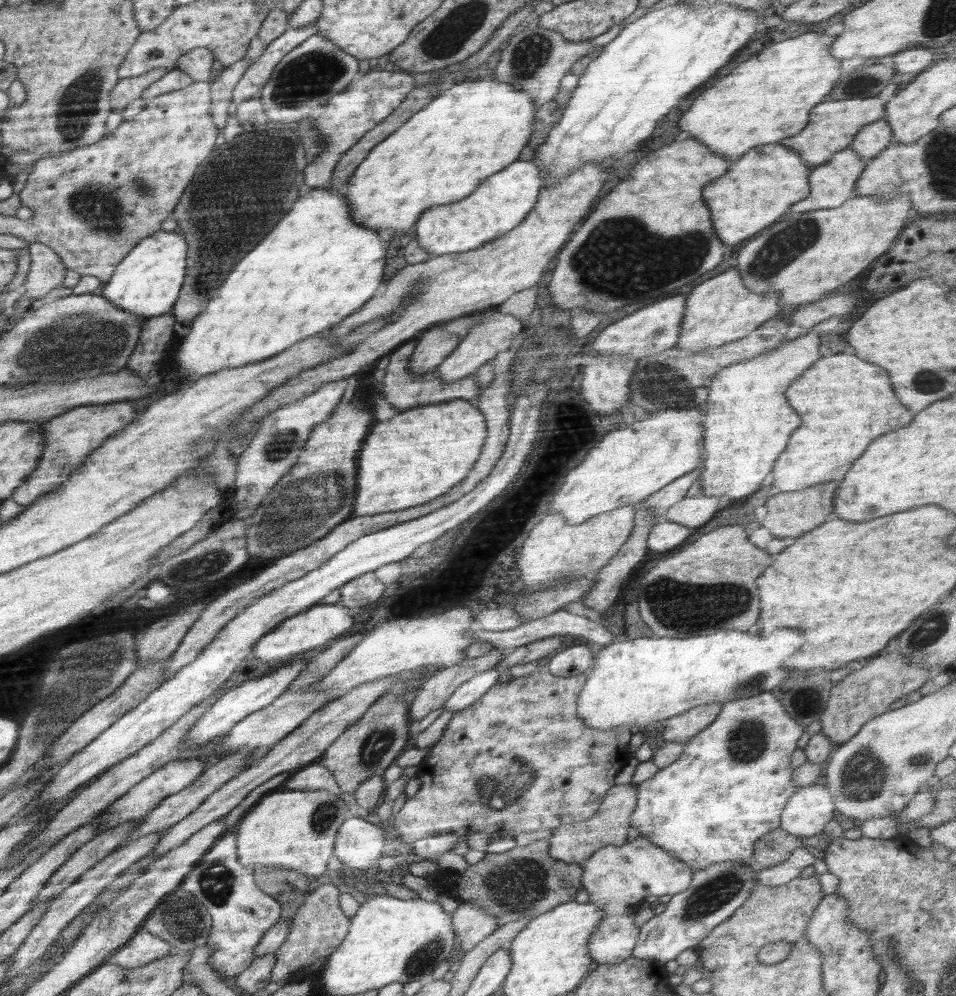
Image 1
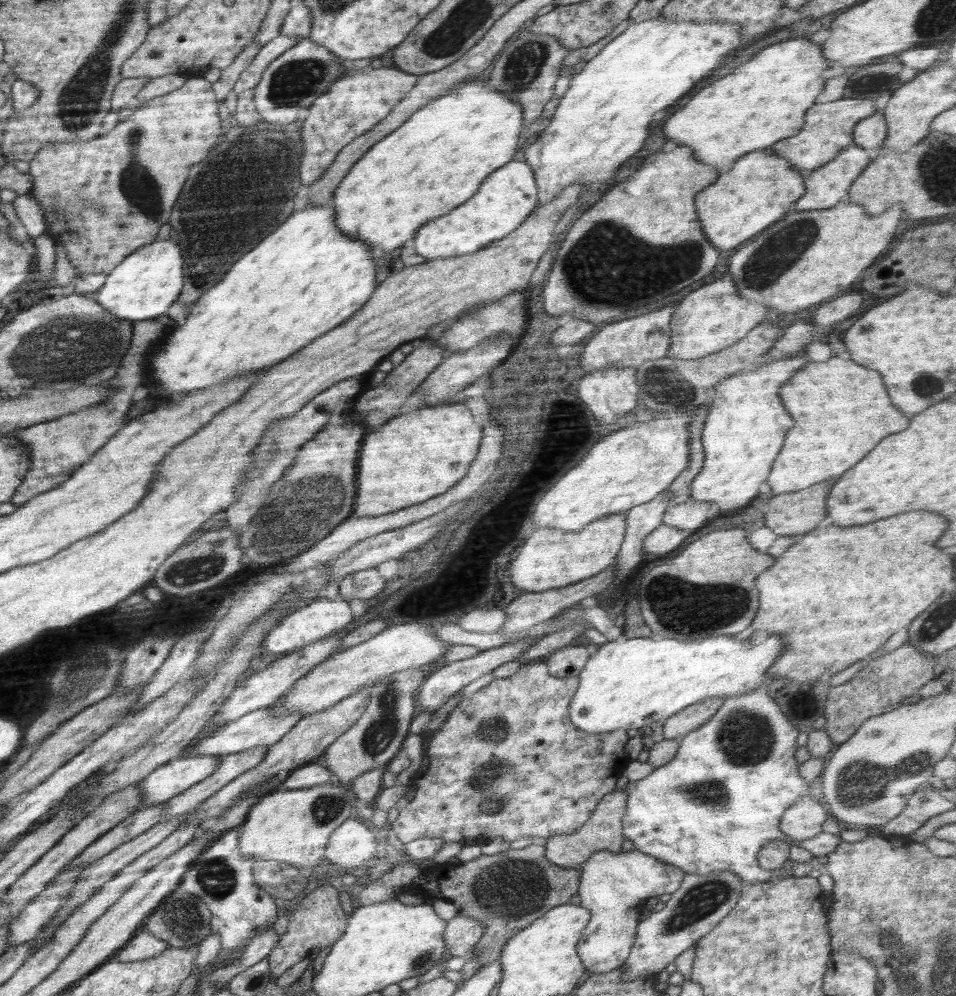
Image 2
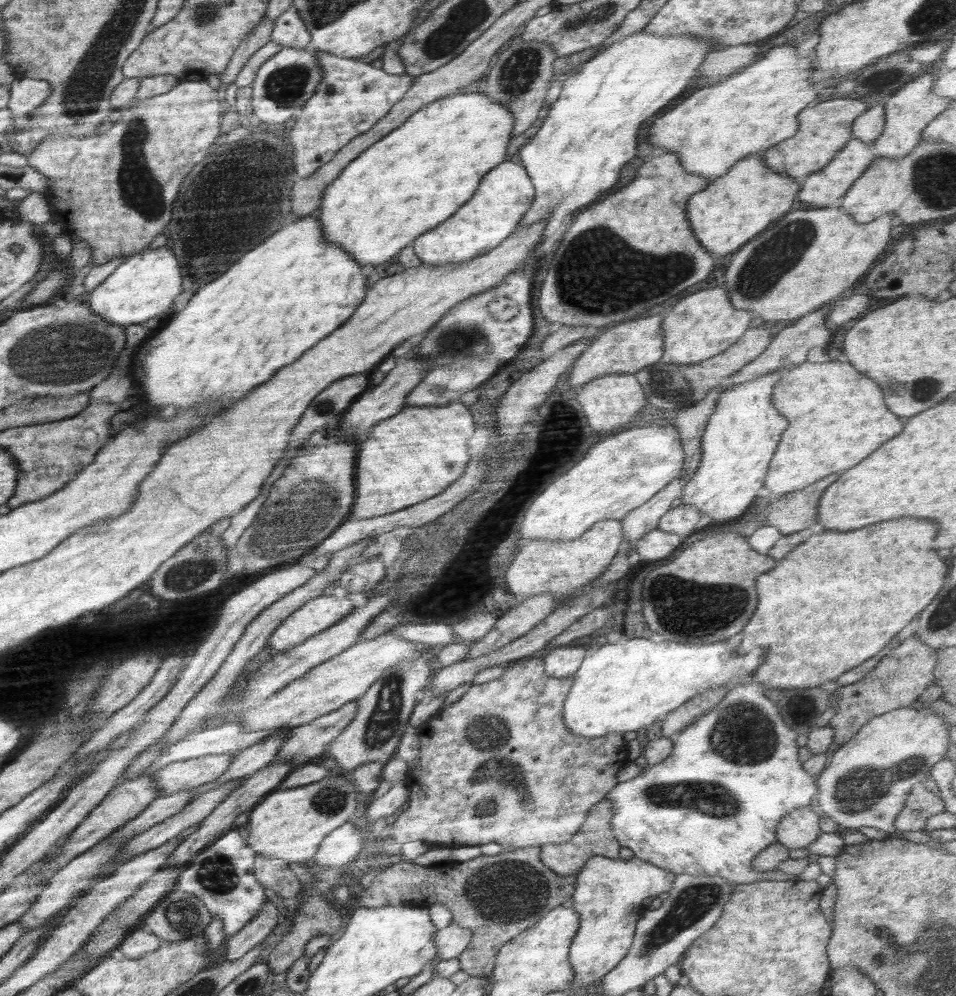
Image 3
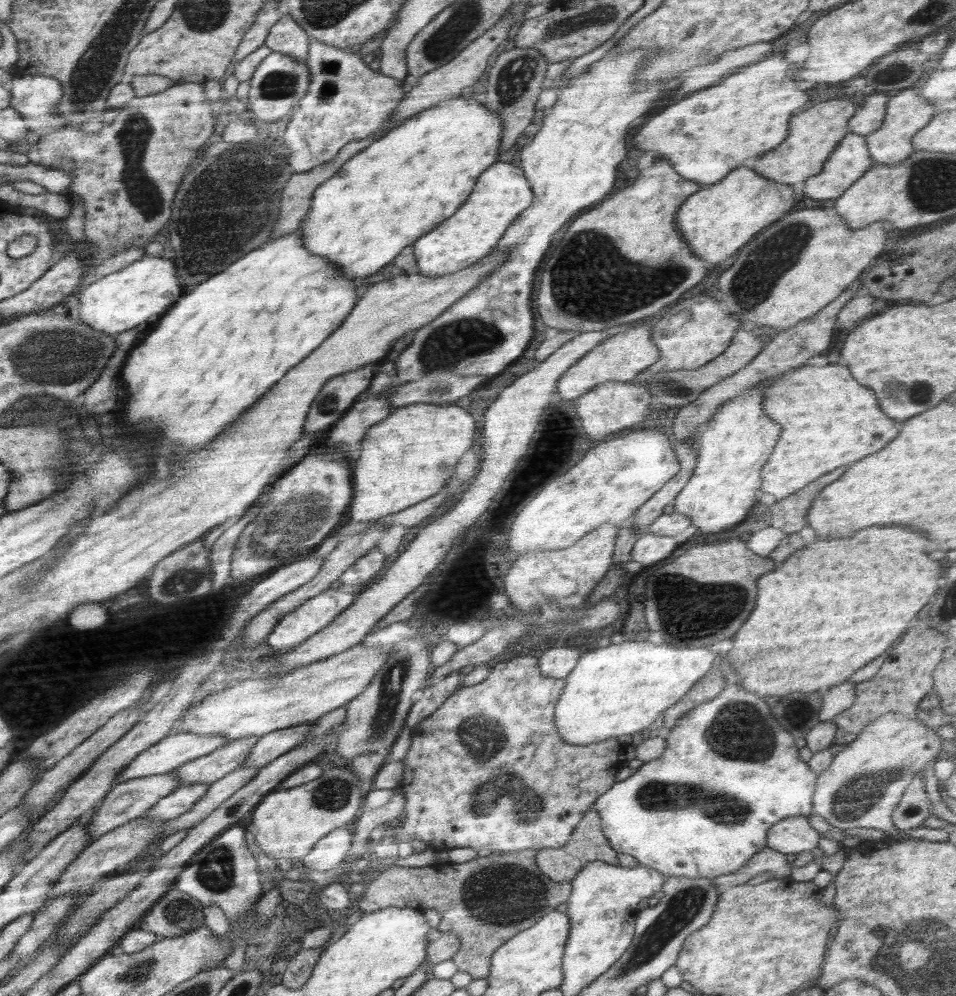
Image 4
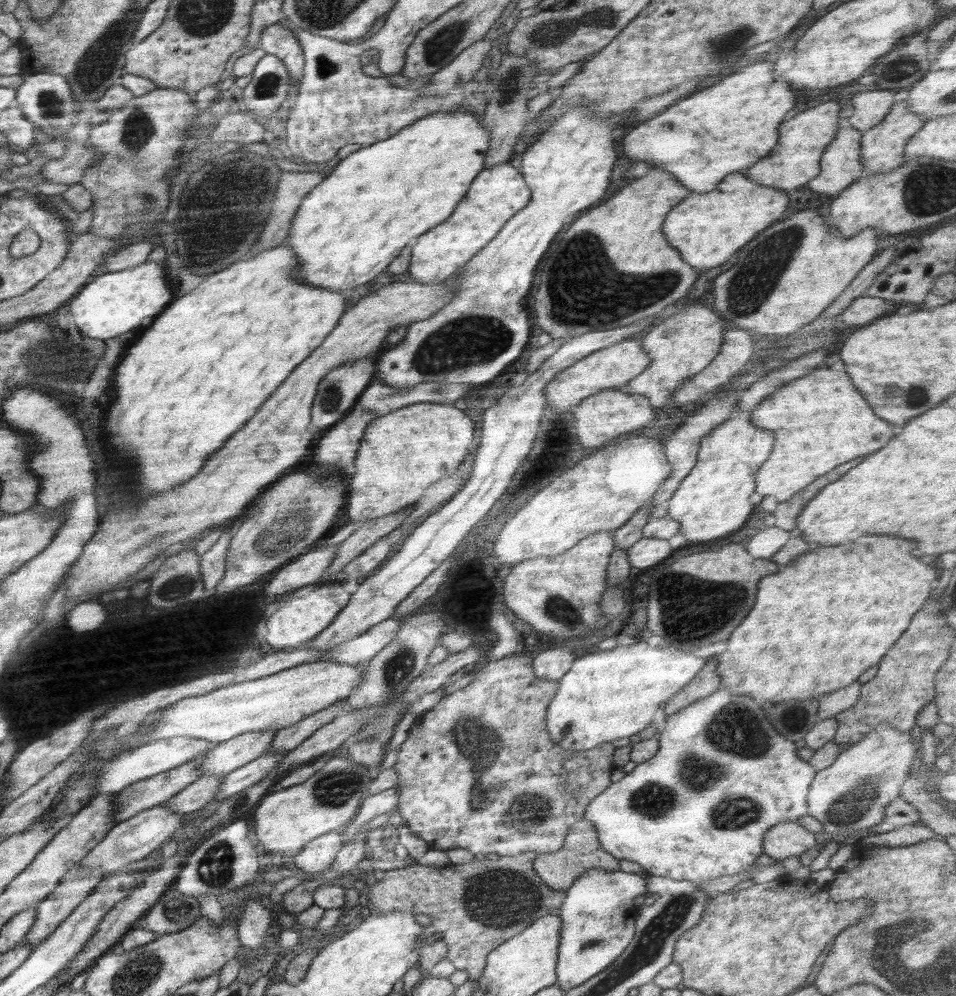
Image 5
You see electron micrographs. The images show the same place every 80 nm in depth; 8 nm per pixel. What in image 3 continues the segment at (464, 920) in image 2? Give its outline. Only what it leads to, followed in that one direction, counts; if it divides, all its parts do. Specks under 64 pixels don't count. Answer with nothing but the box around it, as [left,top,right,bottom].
[433,923,472,960]

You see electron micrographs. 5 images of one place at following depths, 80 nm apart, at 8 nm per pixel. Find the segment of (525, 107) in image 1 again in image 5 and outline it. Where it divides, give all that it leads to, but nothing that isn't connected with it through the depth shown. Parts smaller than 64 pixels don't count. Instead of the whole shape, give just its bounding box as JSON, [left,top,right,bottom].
[285,107,490,294]

